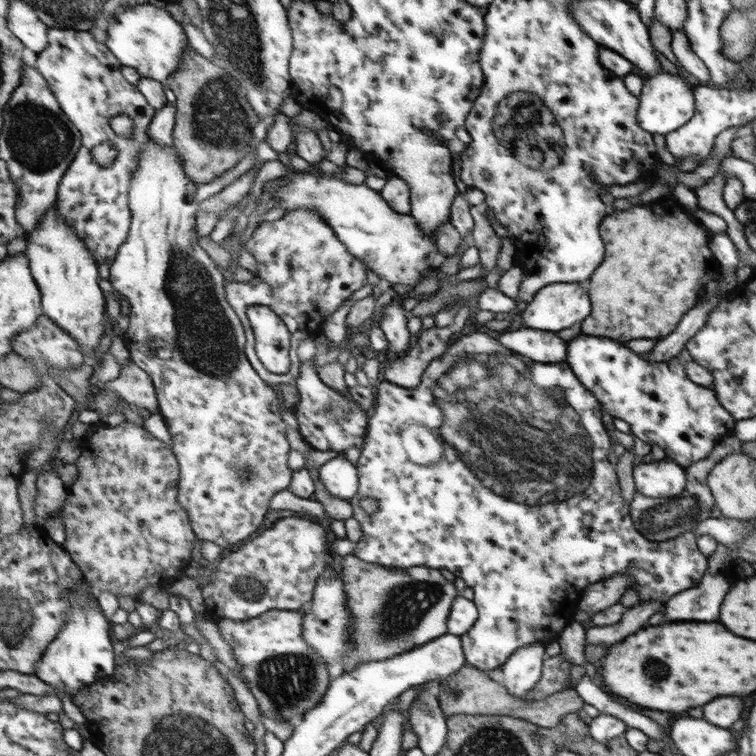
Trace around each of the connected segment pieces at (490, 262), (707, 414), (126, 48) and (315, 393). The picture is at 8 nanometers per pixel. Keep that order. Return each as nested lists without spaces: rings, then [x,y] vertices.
[[[469,206],[470,215],[474,218],[472,236],[474,241],[472,246],[480,250],[480,260],[482,263],[482,272],[485,274],[491,272],[497,264],[498,254],[501,250],[501,240],[494,232],[491,221],[485,218],[482,210],[477,206]]]
[[[581,333],[568,341],[565,361],[577,375],[578,380],[600,401],[601,410],[607,412],[613,419],[626,421],[640,440],[650,446],[658,444],[665,451],[667,458],[677,461],[687,470],[692,464],[708,457],[722,438],[734,433],[734,426],[737,426],[732,414],[728,413],[718,400],[714,389],[702,387],[690,380],[689,374],[686,373],[686,363],[679,357],[672,358],[667,363],[650,362],[644,356],[632,351],[624,342]]]
[[[146,3],[117,13],[106,30],[109,35],[107,45],[122,60],[122,64],[134,67],[143,77],[167,82],[182,65],[189,40],[173,8],[158,8]]]
[[[315,359],[303,362],[300,378],[297,380],[301,400],[295,406],[292,413],[297,427],[300,428],[304,438],[315,448],[321,451],[346,452],[350,447],[358,447],[362,450],[366,441],[366,431],[368,431],[368,416],[370,411],[363,411],[358,406],[350,392],[340,394],[332,386],[322,380],[318,365]]]

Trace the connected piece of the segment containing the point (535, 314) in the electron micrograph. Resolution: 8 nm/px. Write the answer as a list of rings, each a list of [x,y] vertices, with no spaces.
[[[566,282],[548,284],[540,288],[540,291],[533,296],[532,302],[522,305],[521,311],[522,323],[528,328],[558,332],[564,328],[570,328],[576,322],[584,322],[590,314],[590,308],[593,310],[593,304],[589,295],[589,284],[587,282]]]

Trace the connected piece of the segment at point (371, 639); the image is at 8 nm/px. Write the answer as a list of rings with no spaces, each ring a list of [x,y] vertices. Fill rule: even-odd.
[[[348,554],[342,560],[342,584],[346,590],[346,604],[351,613],[351,634],[349,638],[353,643],[351,650],[345,652],[342,670],[351,672],[358,665],[373,661],[392,659],[422,647],[432,640],[446,635],[446,618],[450,611],[452,600],[456,599],[456,589],[451,582],[446,582],[438,569],[430,567],[412,567],[409,569],[390,569],[382,565],[364,561],[354,555]]]

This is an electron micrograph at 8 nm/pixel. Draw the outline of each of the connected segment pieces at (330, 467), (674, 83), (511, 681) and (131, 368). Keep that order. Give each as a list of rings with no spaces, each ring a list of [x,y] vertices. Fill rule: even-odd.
[[[344,455],[322,466],[320,479],[333,495],[342,499],[351,499],[359,488],[358,469]]]
[[[660,72],[656,76],[645,78],[640,92],[640,110],[638,118],[645,132],[668,136],[684,127],[694,114],[694,96],[690,90],[688,80],[684,80],[680,74]]]
[[[535,643],[518,650],[501,666],[504,674],[500,684],[505,686],[511,696],[522,699],[542,680],[545,658],[542,644]]]
[[[130,360],[122,374],[109,382],[105,389],[122,395],[129,403],[146,408],[152,414],[160,414],[159,394],[152,376],[134,360]]]

